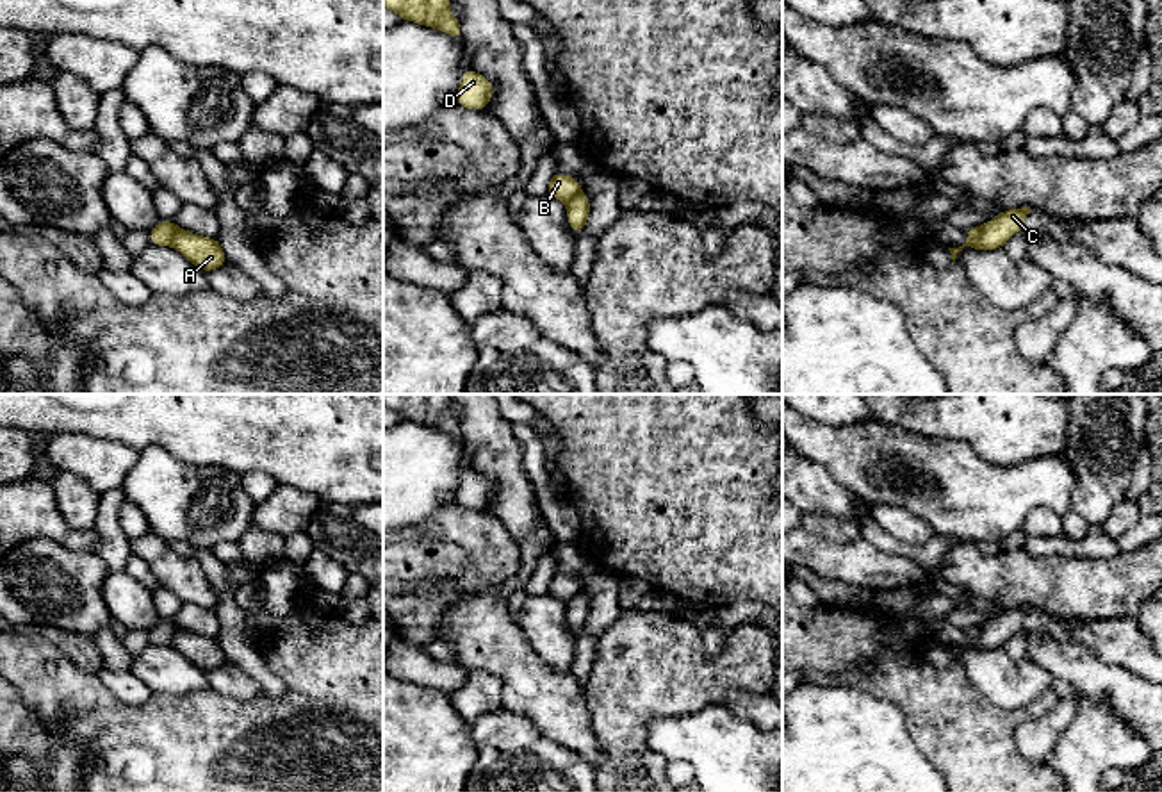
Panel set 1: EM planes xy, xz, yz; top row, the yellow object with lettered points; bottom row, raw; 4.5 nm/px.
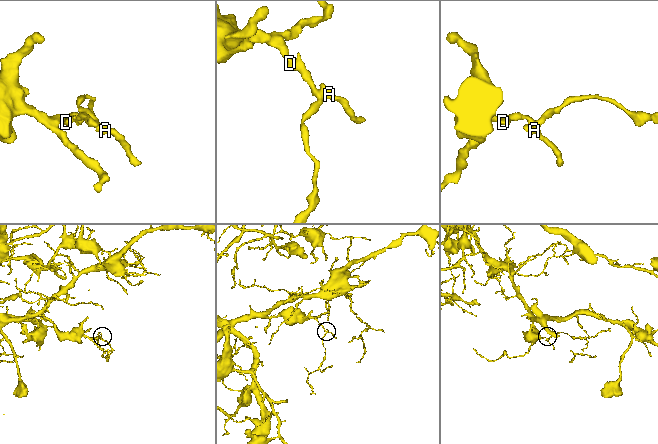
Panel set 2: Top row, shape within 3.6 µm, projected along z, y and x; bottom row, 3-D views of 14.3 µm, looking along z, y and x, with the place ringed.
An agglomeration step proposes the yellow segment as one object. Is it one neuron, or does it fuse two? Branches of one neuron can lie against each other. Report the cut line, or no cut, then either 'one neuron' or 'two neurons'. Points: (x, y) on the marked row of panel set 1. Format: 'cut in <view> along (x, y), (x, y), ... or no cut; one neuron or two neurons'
cut in yz along (982, 227), (982, 232), (968, 243); two neurons

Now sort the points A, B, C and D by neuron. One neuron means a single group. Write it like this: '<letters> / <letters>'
A C / B D

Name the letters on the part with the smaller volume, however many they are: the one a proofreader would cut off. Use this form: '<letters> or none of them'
A, C

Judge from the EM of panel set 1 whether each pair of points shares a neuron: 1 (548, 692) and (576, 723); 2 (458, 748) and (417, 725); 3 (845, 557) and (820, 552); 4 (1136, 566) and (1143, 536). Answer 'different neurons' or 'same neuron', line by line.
1: same neuron
2: same neuron
3: same neuron
4: different neurons

